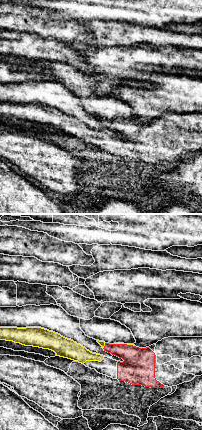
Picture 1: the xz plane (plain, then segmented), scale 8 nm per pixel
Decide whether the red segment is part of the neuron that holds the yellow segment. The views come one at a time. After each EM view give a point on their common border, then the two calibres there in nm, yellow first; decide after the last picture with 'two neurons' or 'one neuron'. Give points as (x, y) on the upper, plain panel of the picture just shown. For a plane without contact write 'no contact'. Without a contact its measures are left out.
(119, 119) | 20/260 nm

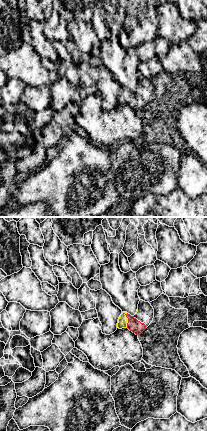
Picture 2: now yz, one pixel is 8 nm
(127, 96) | 80/100 nm

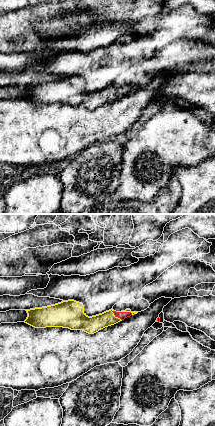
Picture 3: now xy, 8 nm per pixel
(116, 93) | 140/60 nm

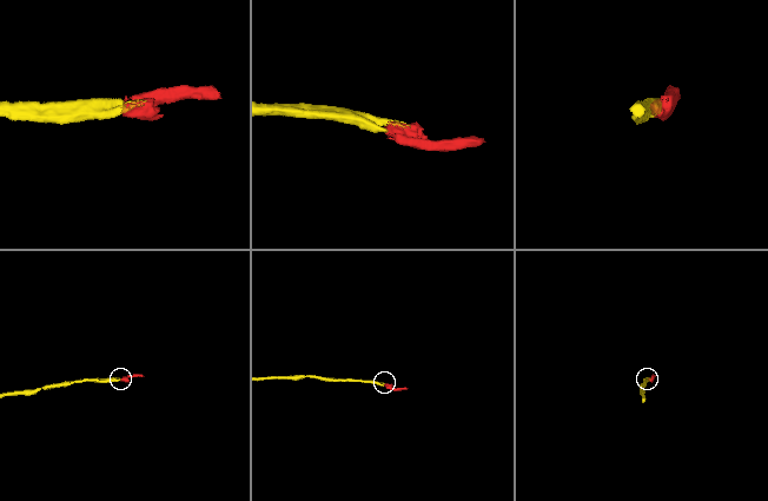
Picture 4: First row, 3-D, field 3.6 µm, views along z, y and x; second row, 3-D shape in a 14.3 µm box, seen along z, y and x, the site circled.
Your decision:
one neuron

